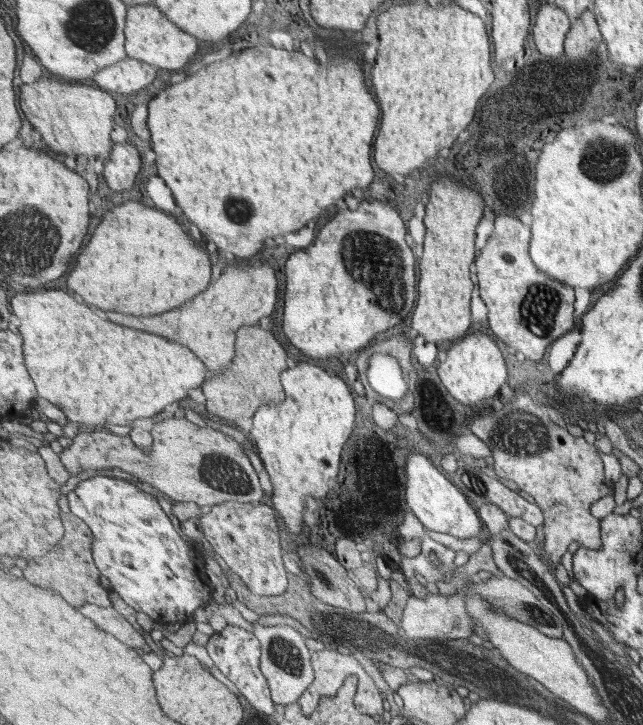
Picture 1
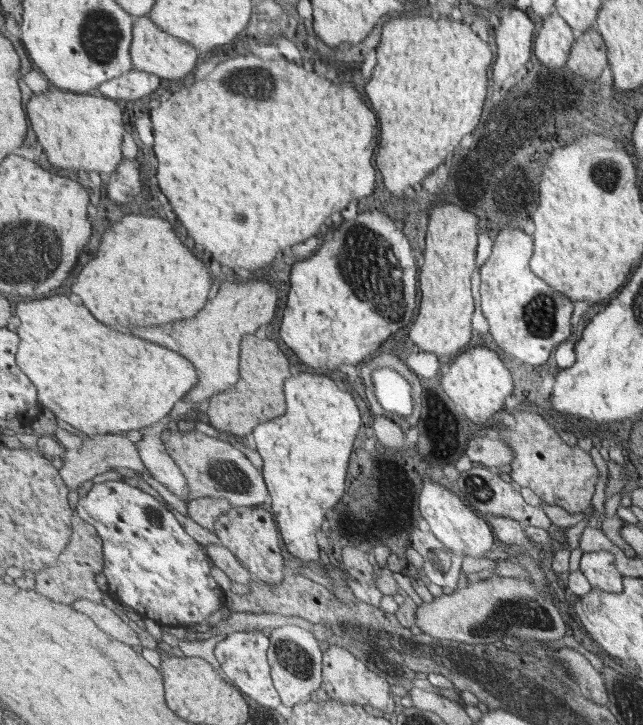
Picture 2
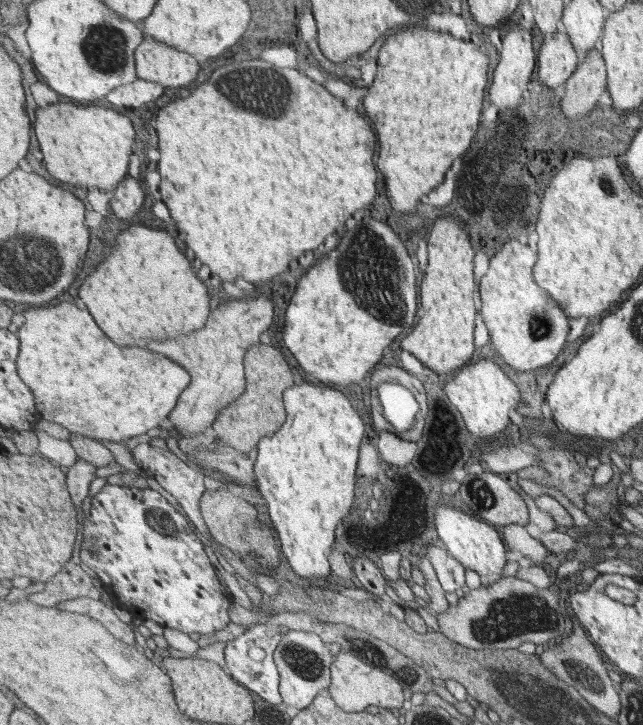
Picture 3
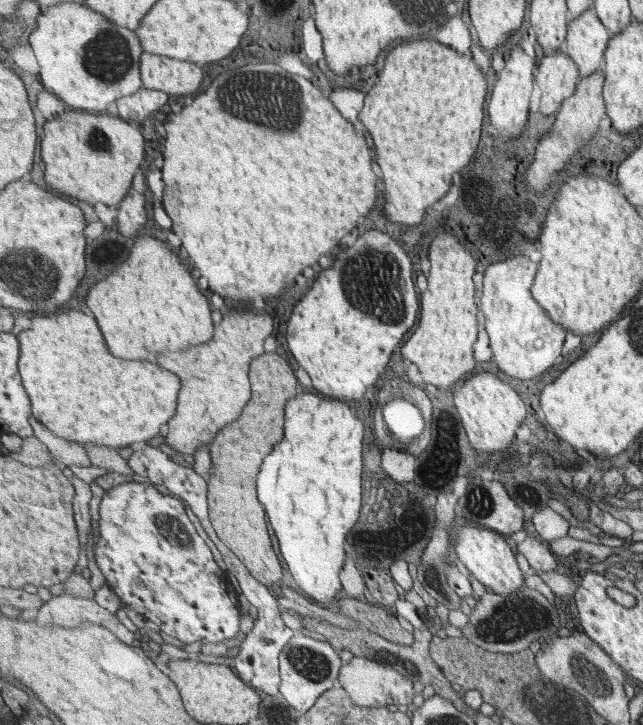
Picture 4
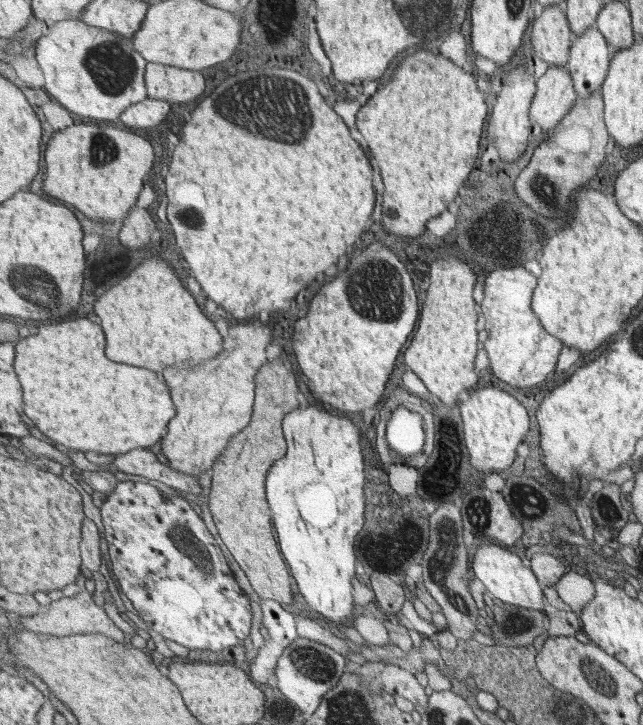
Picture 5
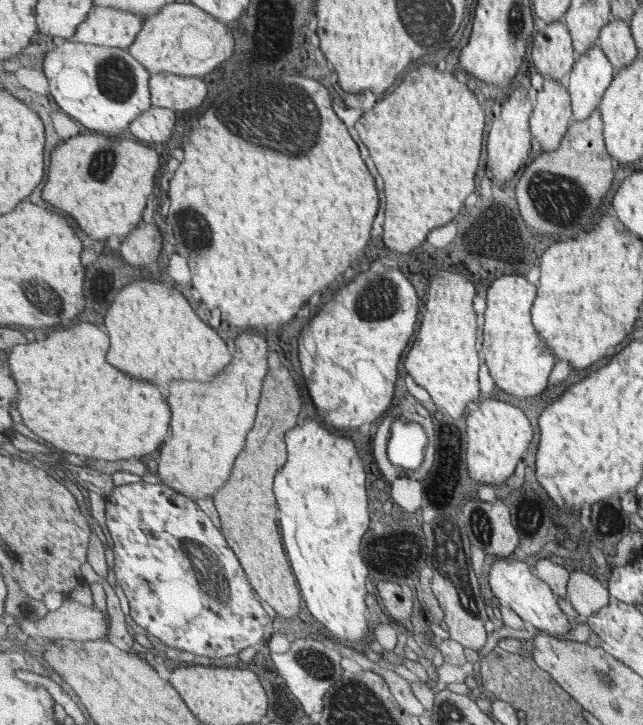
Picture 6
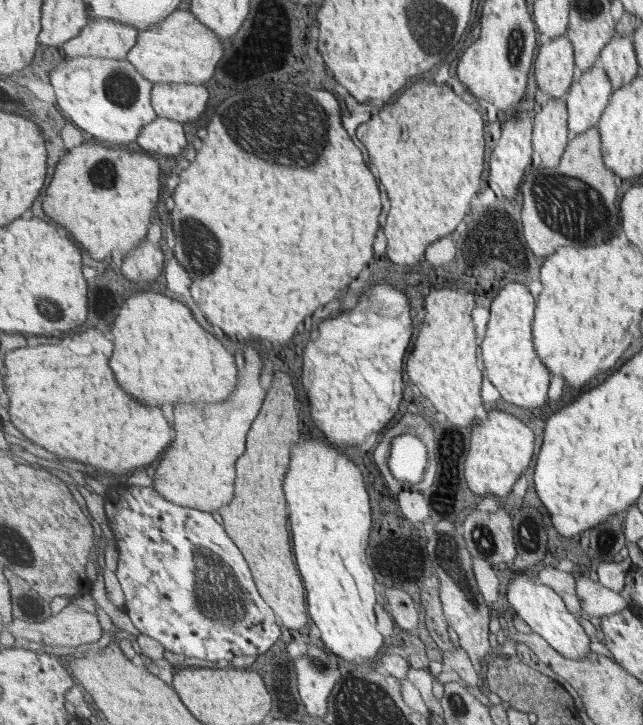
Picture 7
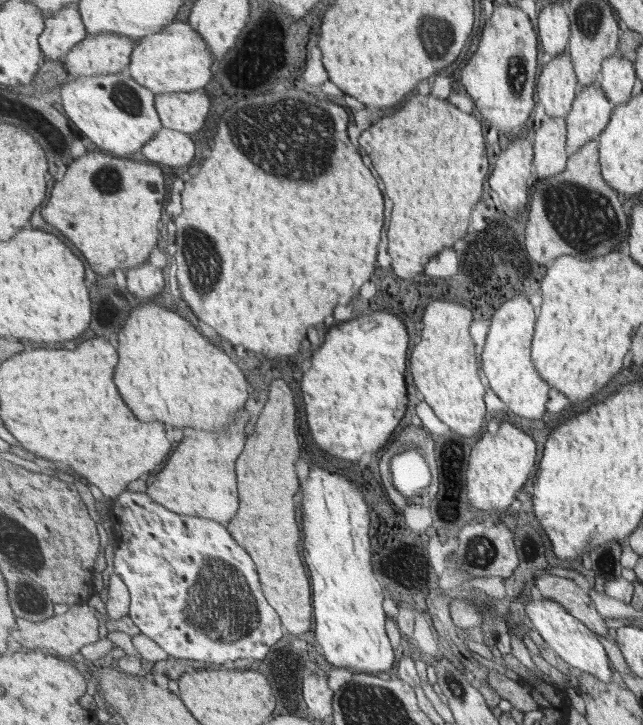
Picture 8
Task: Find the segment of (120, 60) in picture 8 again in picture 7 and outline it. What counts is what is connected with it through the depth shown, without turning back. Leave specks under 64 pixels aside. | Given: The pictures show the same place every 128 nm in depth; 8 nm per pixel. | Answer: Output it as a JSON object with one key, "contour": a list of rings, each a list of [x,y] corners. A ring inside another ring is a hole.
{"contour":[[[90,18],[90,22],[83,28],[81,34],[65,43],[62,54],[66,56],[95,56],[123,60],[128,58],[129,51],[136,46],[140,31],[135,27],[123,25],[113,18]]]}

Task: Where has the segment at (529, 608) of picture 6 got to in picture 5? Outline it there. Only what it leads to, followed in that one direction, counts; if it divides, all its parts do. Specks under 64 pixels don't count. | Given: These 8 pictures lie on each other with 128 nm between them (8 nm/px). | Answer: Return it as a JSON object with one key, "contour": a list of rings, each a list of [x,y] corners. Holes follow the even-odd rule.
{"contour":[[[484,543],[477,546],[477,552],[472,555],[472,570],[476,578],[486,587],[487,593],[501,600],[503,603],[518,606],[519,608],[532,608],[545,610],[550,613],[551,608],[545,601],[543,585],[537,578],[533,569],[527,568],[523,560],[509,547],[501,544]]]}

